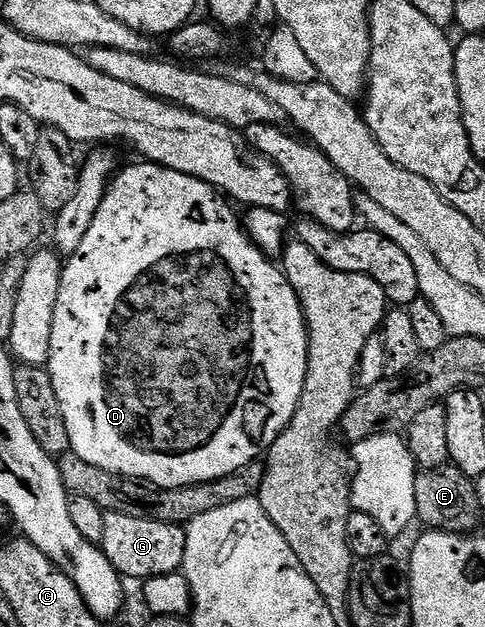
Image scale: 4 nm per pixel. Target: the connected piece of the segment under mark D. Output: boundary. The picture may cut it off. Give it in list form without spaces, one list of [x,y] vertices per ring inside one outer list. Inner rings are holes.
[[[137,162],[132,164],[131,167],[124,168],[123,171],[121,168],[110,180],[106,195],[100,201],[100,209],[96,209],[96,217],[92,217],[92,225],[88,225],[88,234],[84,236],[80,249],[76,249],[76,253],[72,253],[65,260],[62,268],[60,297],[56,297],[56,317],[52,317],[52,349],[50,350],[48,370],[52,377],[52,385],[56,389],[56,397],[60,401],[60,409],[64,413],[64,425],[68,425],[70,450],[76,452],[80,461],[88,461],[88,465],[96,465],[112,477],[140,479],[143,483],[155,483],[157,487],[176,489],[177,487],[208,483],[222,477],[228,477],[232,473],[244,469],[249,463],[259,462],[265,456],[270,446],[276,441],[276,437],[280,437],[282,430],[290,424],[296,409],[300,405],[300,397],[304,393],[304,381],[308,373],[308,333],[306,332],[306,319],[302,315],[300,301],[296,297],[292,285],[286,280],[286,275],[281,266],[273,258],[267,258],[265,253],[249,238],[243,220],[240,215],[238,217],[237,213],[233,211],[235,208],[213,187],[208,186],[207,183],[196,177],[176,173],[172,169],[161,167],[155,163]]]

